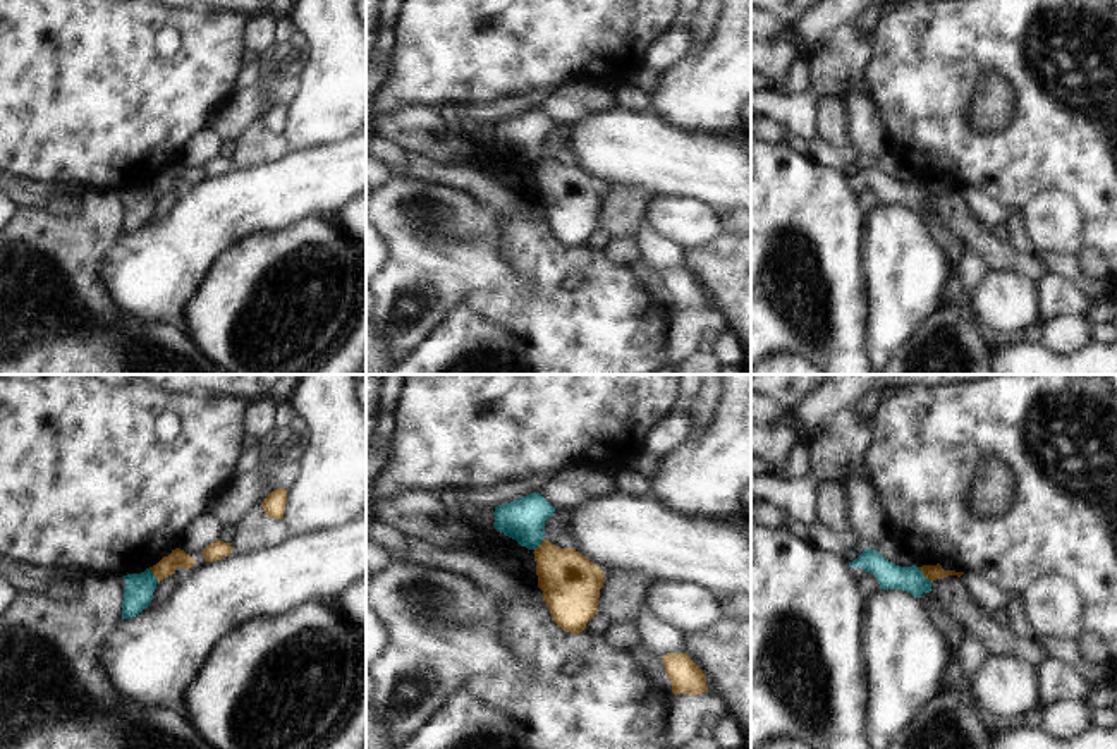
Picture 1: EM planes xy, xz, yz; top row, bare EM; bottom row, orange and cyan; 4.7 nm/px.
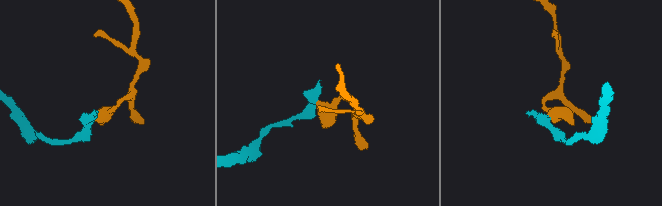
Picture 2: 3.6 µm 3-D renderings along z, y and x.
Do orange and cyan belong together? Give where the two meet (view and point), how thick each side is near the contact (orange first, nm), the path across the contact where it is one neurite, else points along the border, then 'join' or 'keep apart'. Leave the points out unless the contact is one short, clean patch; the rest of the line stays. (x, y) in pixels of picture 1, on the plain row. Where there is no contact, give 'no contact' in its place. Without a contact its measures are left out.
meets orange in yz at (925, 191); 80 nm thick on the orange side, 120 nm on the other; border along yz (918, 182), (932, 196); keep apart

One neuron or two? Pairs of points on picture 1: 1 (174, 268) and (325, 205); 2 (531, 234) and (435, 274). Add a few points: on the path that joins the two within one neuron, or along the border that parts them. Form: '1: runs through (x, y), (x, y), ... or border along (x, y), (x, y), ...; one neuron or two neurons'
1: runs through (212, 231), (238, 205), (287, 205); one neuron
2: border along (497, 215), (500, 224), (500, 256), (521, 280); two neurons

